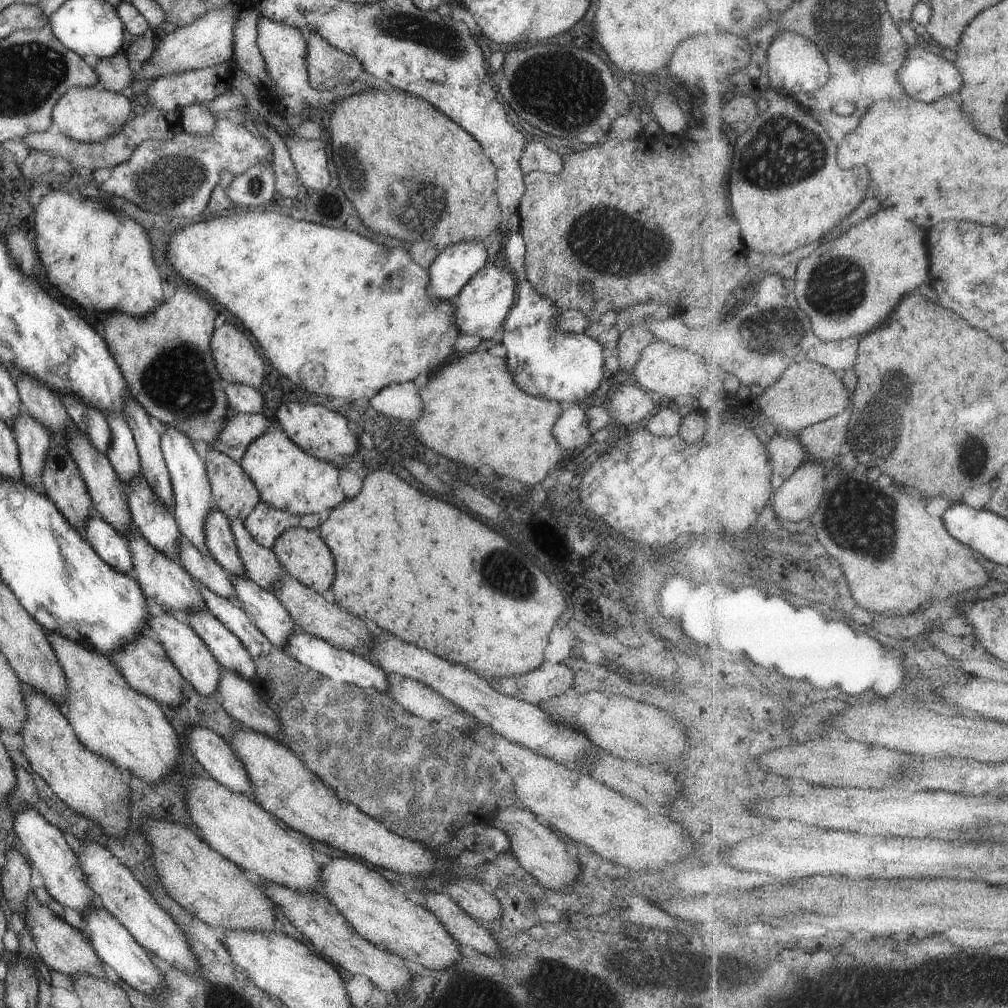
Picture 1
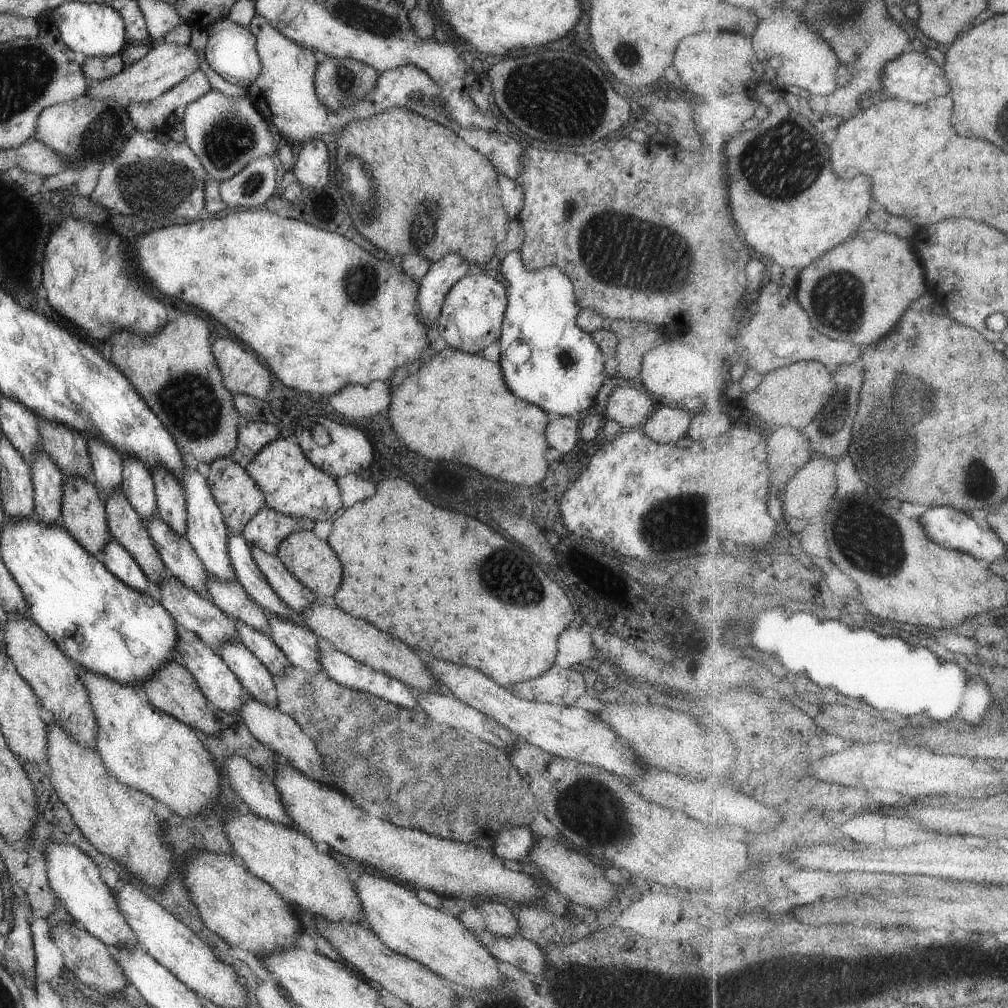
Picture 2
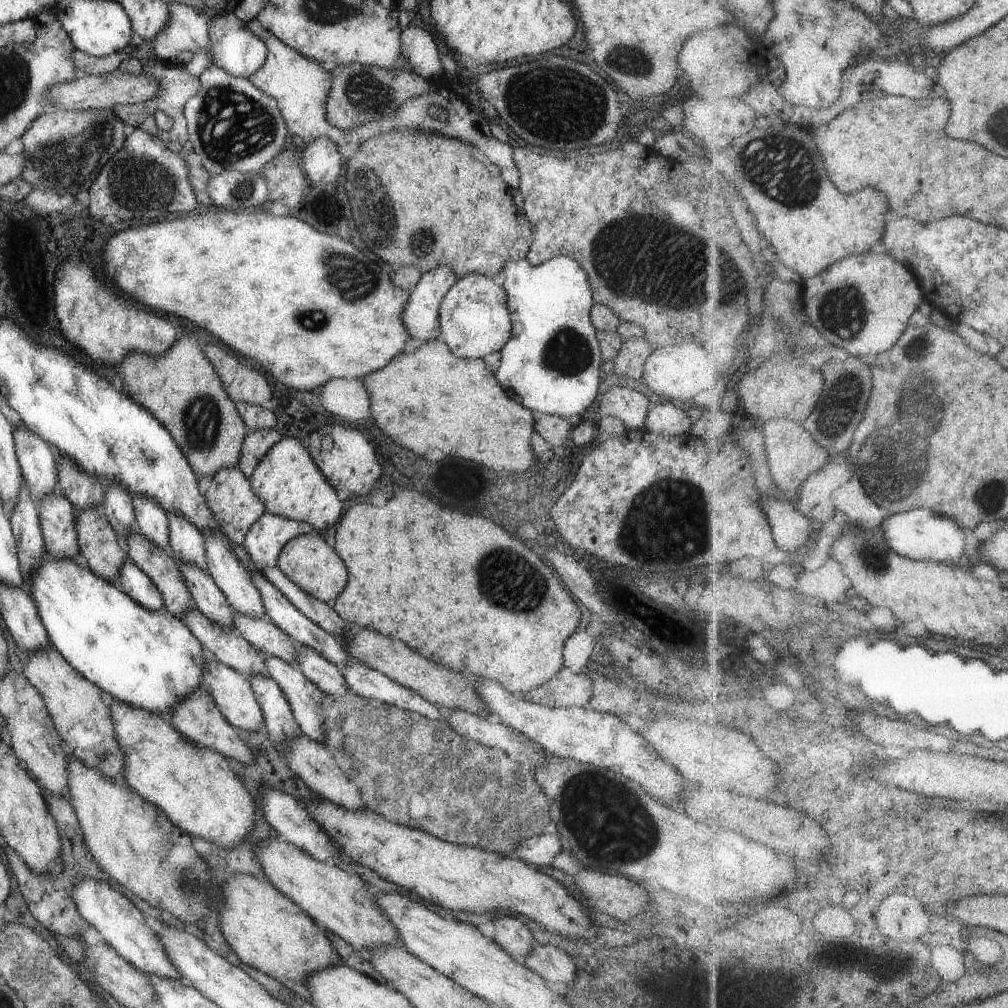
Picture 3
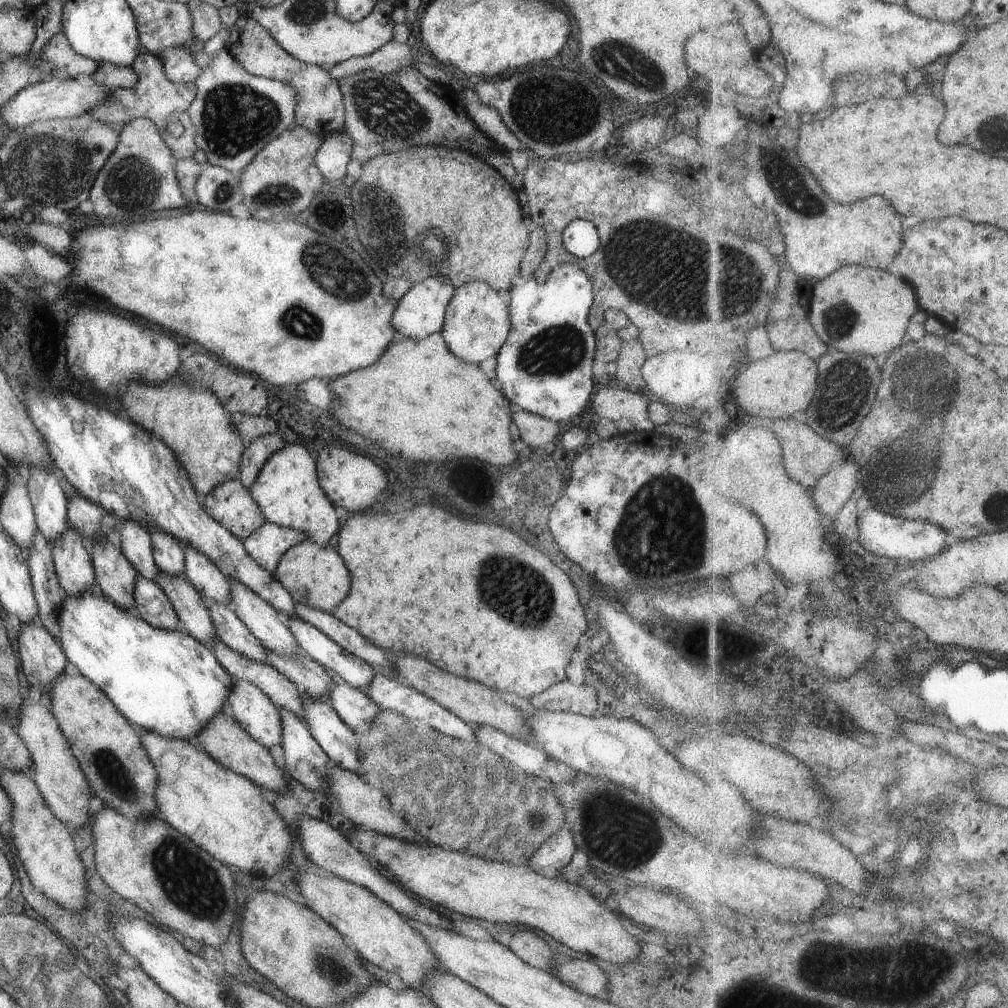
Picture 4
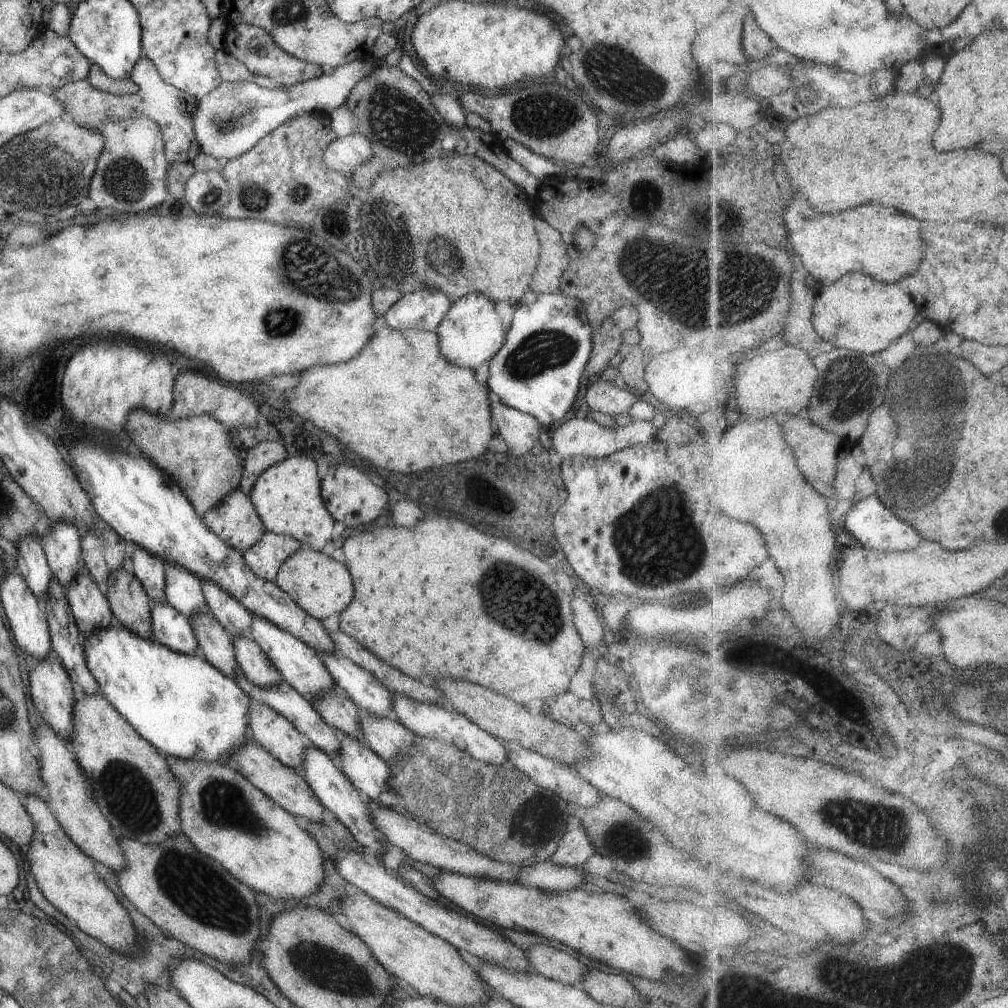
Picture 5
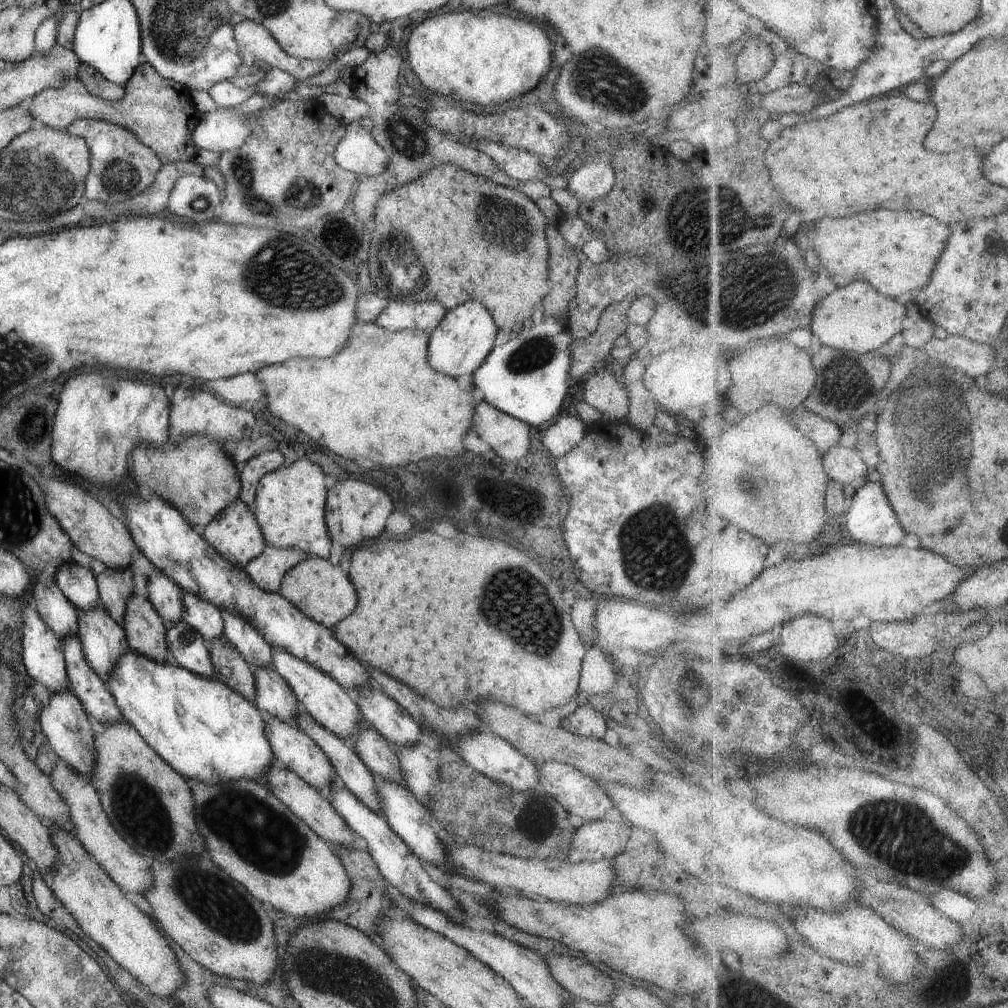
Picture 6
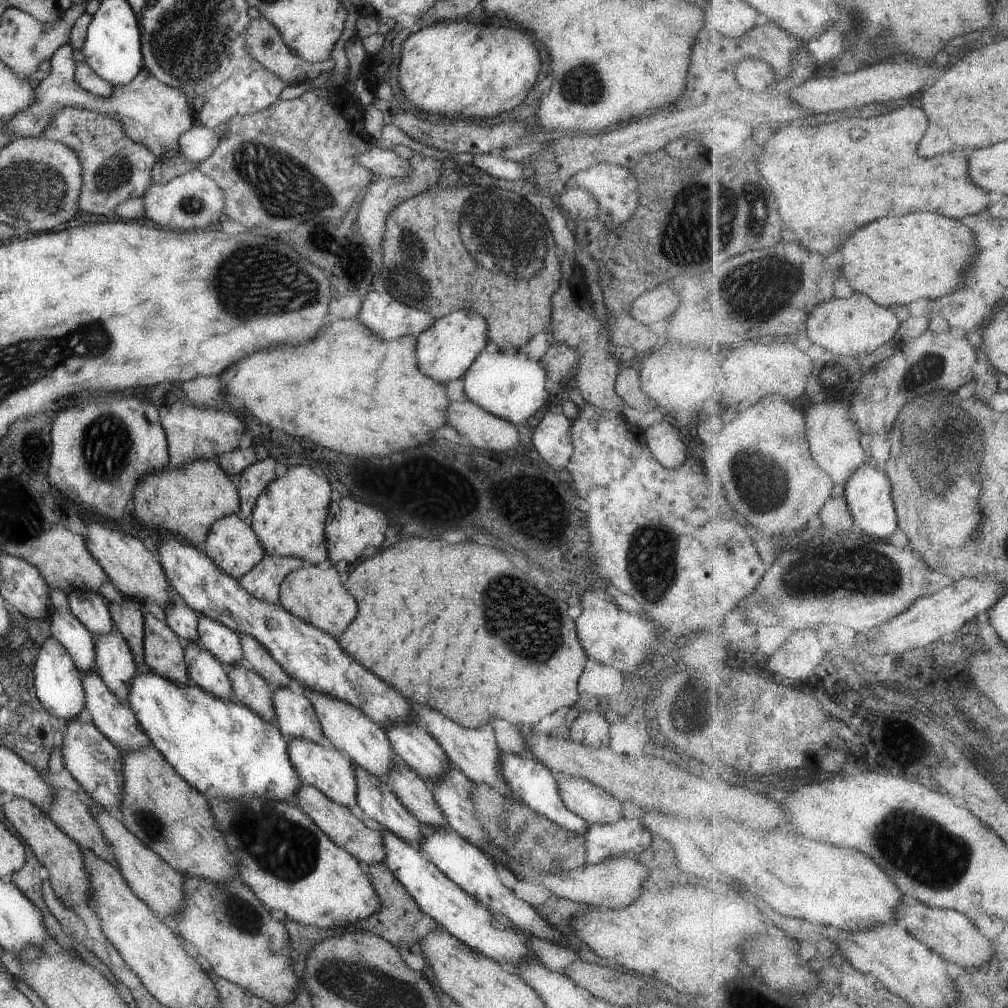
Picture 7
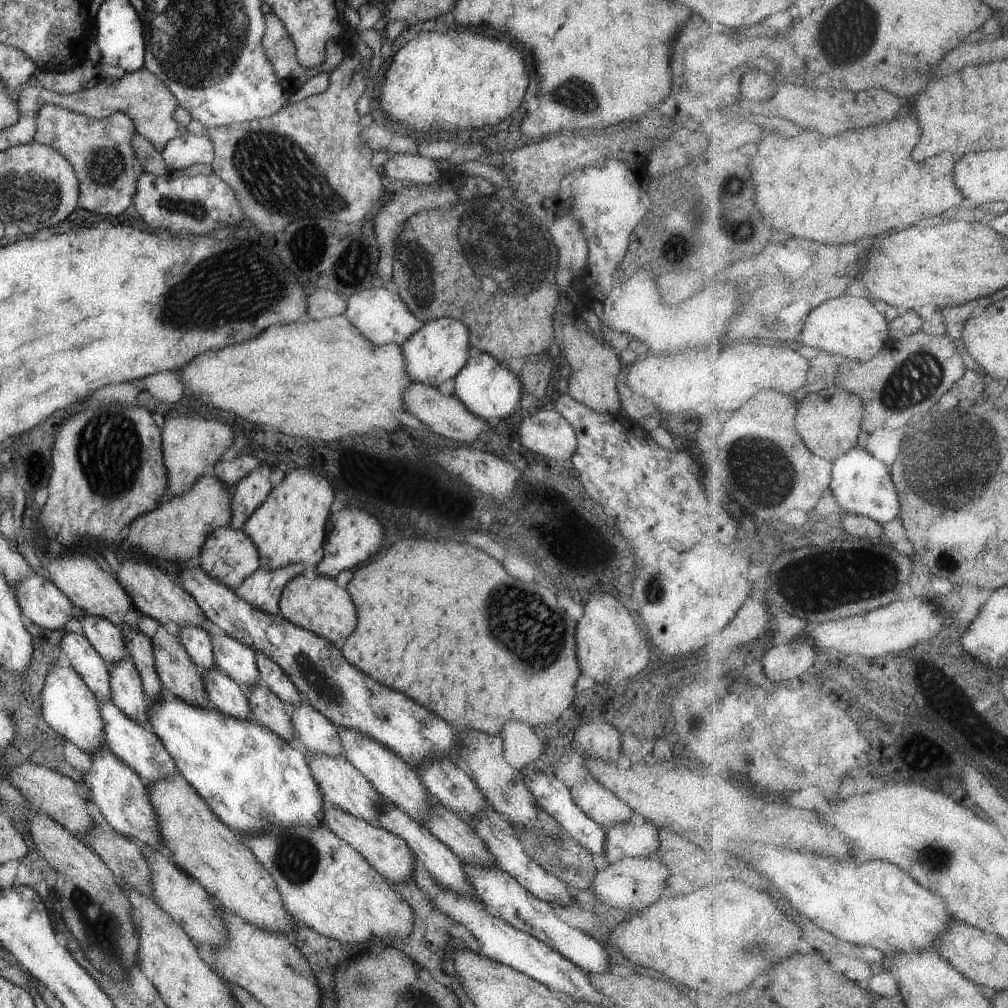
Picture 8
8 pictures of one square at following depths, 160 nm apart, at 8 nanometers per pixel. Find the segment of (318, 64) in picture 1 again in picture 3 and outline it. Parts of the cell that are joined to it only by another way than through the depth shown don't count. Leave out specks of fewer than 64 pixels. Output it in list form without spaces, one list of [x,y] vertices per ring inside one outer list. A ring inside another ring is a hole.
[[[339,63],[327,68],[330,74],[330,87],[325,103],[326,119],[342,131],[392,117],[406,100],[424,95],[429,90],[438,91],[438,88],[421,75],[409,71],[384,69],[359,63]]]

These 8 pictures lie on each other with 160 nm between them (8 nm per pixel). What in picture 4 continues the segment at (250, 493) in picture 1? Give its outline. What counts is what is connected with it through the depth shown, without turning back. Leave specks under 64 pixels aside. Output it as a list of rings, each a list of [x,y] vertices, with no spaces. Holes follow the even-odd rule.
[[[239,478],[216,484],[203,502],[204,511],[240,541],[266,520]]]

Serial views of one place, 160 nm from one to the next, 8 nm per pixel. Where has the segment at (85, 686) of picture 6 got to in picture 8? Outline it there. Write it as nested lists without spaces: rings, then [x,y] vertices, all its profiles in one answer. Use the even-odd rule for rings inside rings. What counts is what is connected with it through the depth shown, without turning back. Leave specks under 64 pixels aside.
[[[110,700],[99,703],[102,723],[104,724],[104,742],[109,751],[119,757],[143,782],[149,785],[166,776],[178,772],[172,756],[165,750],[159,737],[143,725],[128,719]]]

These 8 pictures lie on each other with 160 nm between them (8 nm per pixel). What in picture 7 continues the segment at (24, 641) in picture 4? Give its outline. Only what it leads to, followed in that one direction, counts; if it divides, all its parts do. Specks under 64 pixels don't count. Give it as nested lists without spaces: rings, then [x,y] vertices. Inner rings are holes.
[[[85,716],[67,721],[65,726],[58,727],[62,731],[61,746],[62,763],[69,774],[82,786],[97,806],[114,811],[120,804],[123,788],[122,754],[119,749],[107,740]]]

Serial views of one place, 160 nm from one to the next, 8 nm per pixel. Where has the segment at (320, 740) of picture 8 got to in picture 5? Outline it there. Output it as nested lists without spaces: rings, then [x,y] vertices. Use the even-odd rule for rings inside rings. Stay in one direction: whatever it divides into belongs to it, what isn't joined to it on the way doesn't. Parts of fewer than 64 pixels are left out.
[[[245,636],[231,638],[236,666],[249,682],[263,688],[282,682],[279,671],[271,664],[257,643]]]

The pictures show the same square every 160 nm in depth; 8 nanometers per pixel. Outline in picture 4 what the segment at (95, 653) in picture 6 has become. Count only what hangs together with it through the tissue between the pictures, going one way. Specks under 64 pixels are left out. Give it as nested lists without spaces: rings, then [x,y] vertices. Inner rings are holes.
[[[67,529],[51,548],[57,580],[68,596],[96,588],[89,548],[77,531]]]

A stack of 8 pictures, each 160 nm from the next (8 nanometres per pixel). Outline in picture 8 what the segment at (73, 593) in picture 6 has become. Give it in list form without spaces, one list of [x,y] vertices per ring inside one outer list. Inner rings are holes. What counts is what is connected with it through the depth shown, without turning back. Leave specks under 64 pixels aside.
[[[86,613],[78,616],[78,620],[84,637],[109,667],[128,656],[121,628],[117,625]]]

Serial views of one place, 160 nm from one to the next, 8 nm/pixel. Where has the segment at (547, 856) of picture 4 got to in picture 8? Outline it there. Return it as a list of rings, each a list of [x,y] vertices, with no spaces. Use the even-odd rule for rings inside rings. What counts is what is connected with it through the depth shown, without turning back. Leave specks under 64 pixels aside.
[[[618,822],[605,827],[605,854],[601,863],[613,864],[627,857],[655,857],[659,840],[651,822]]]

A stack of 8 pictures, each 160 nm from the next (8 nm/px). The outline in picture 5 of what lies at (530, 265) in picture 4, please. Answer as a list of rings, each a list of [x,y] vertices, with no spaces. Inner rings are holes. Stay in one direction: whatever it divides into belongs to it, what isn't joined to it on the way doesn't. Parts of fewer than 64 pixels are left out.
[[[534,217],[533,226],[541,244],[541,256],[535,266],[535,280],[531,282],[531,290],[537,294],[557,293],[560,290],[560,274],[570,263],[566,244],[559,231],[551,228],[541,217]]]

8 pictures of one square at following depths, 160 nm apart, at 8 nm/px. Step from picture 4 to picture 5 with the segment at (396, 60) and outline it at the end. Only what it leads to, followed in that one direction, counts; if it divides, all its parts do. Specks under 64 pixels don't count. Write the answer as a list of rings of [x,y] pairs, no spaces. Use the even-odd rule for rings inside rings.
[[[374,58],[352,60],[335,67],[329,75],[322,74],[294,85],[287,90],[259,87],[251,81],[221,81],[211,92],[198,99],[192,114],[192,125],[198,150],[229,160],[238,157],[268,132],[277,128],[289,117],[303,113],[330,113],[333,108],[343,104],[347,95],[359,79],[374,67]]]

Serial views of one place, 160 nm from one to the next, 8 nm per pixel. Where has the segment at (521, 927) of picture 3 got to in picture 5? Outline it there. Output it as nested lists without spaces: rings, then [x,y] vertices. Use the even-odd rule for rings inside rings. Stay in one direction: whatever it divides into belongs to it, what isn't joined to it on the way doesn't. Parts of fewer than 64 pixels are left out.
[[[531,945],[529,952],[523,952],[535,973],[561,984],[579,985],[585,967],[564,951],[543,945]]]

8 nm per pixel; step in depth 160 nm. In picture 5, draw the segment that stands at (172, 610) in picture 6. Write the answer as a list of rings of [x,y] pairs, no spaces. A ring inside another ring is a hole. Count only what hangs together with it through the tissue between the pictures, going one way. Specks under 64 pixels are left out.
[[[142,547],[135,548],[131,558],[134,577],[139,580],[151,604],[165,603],[163,563]]]

